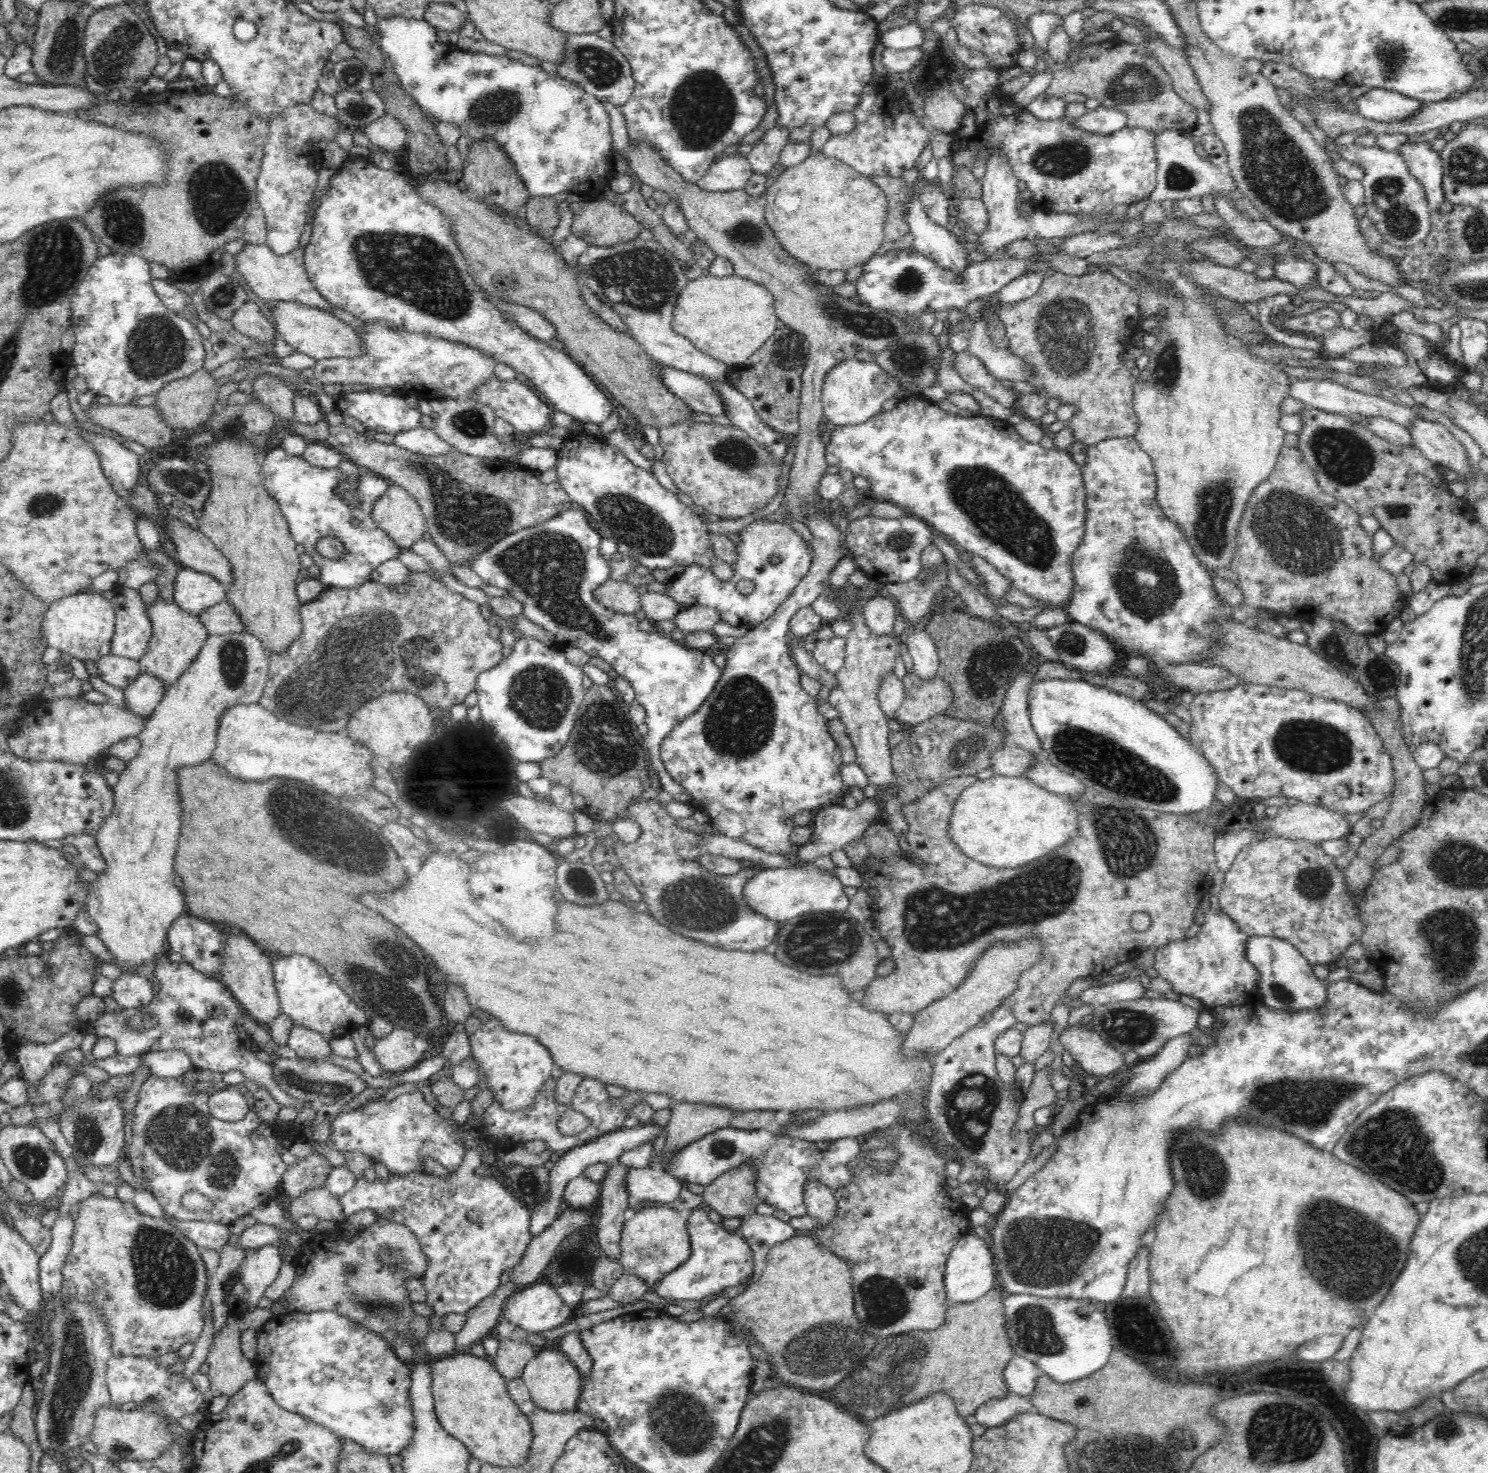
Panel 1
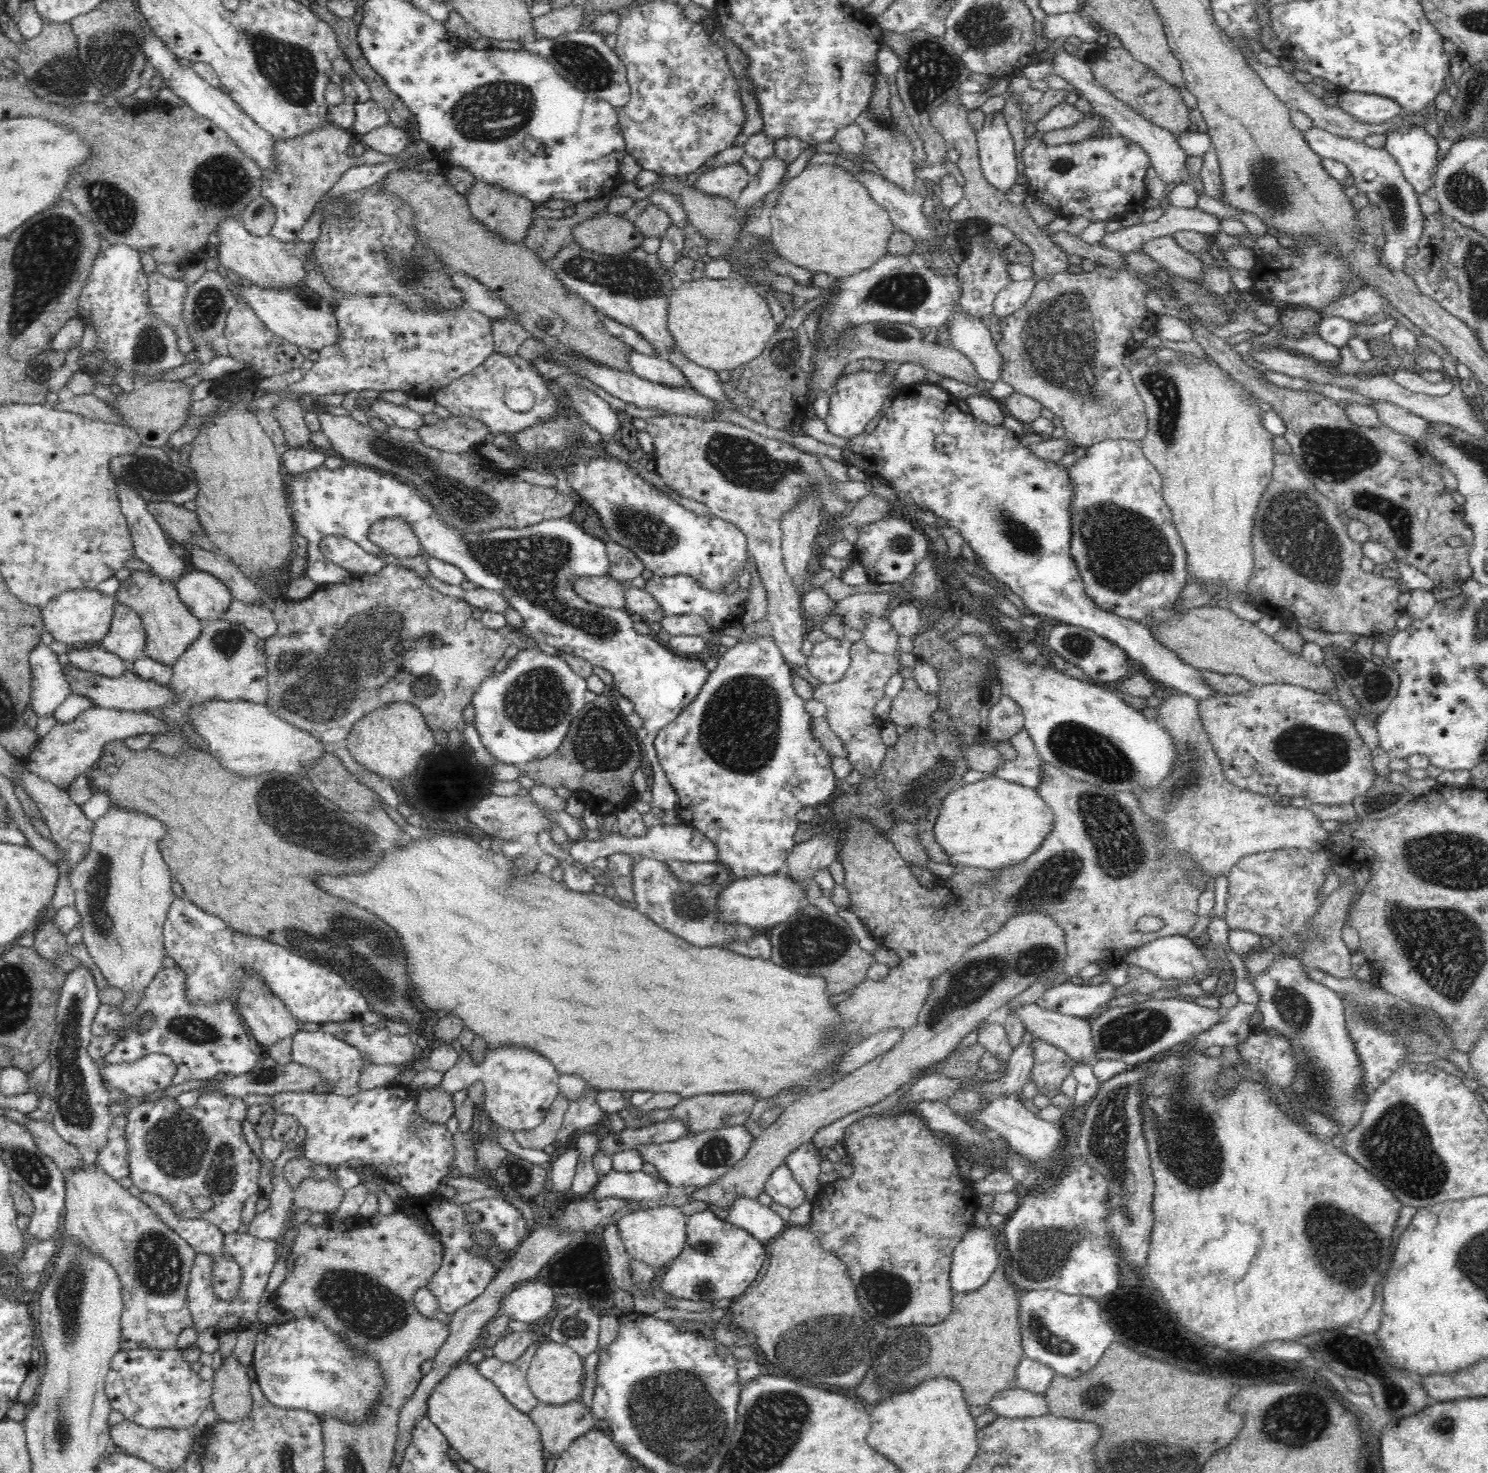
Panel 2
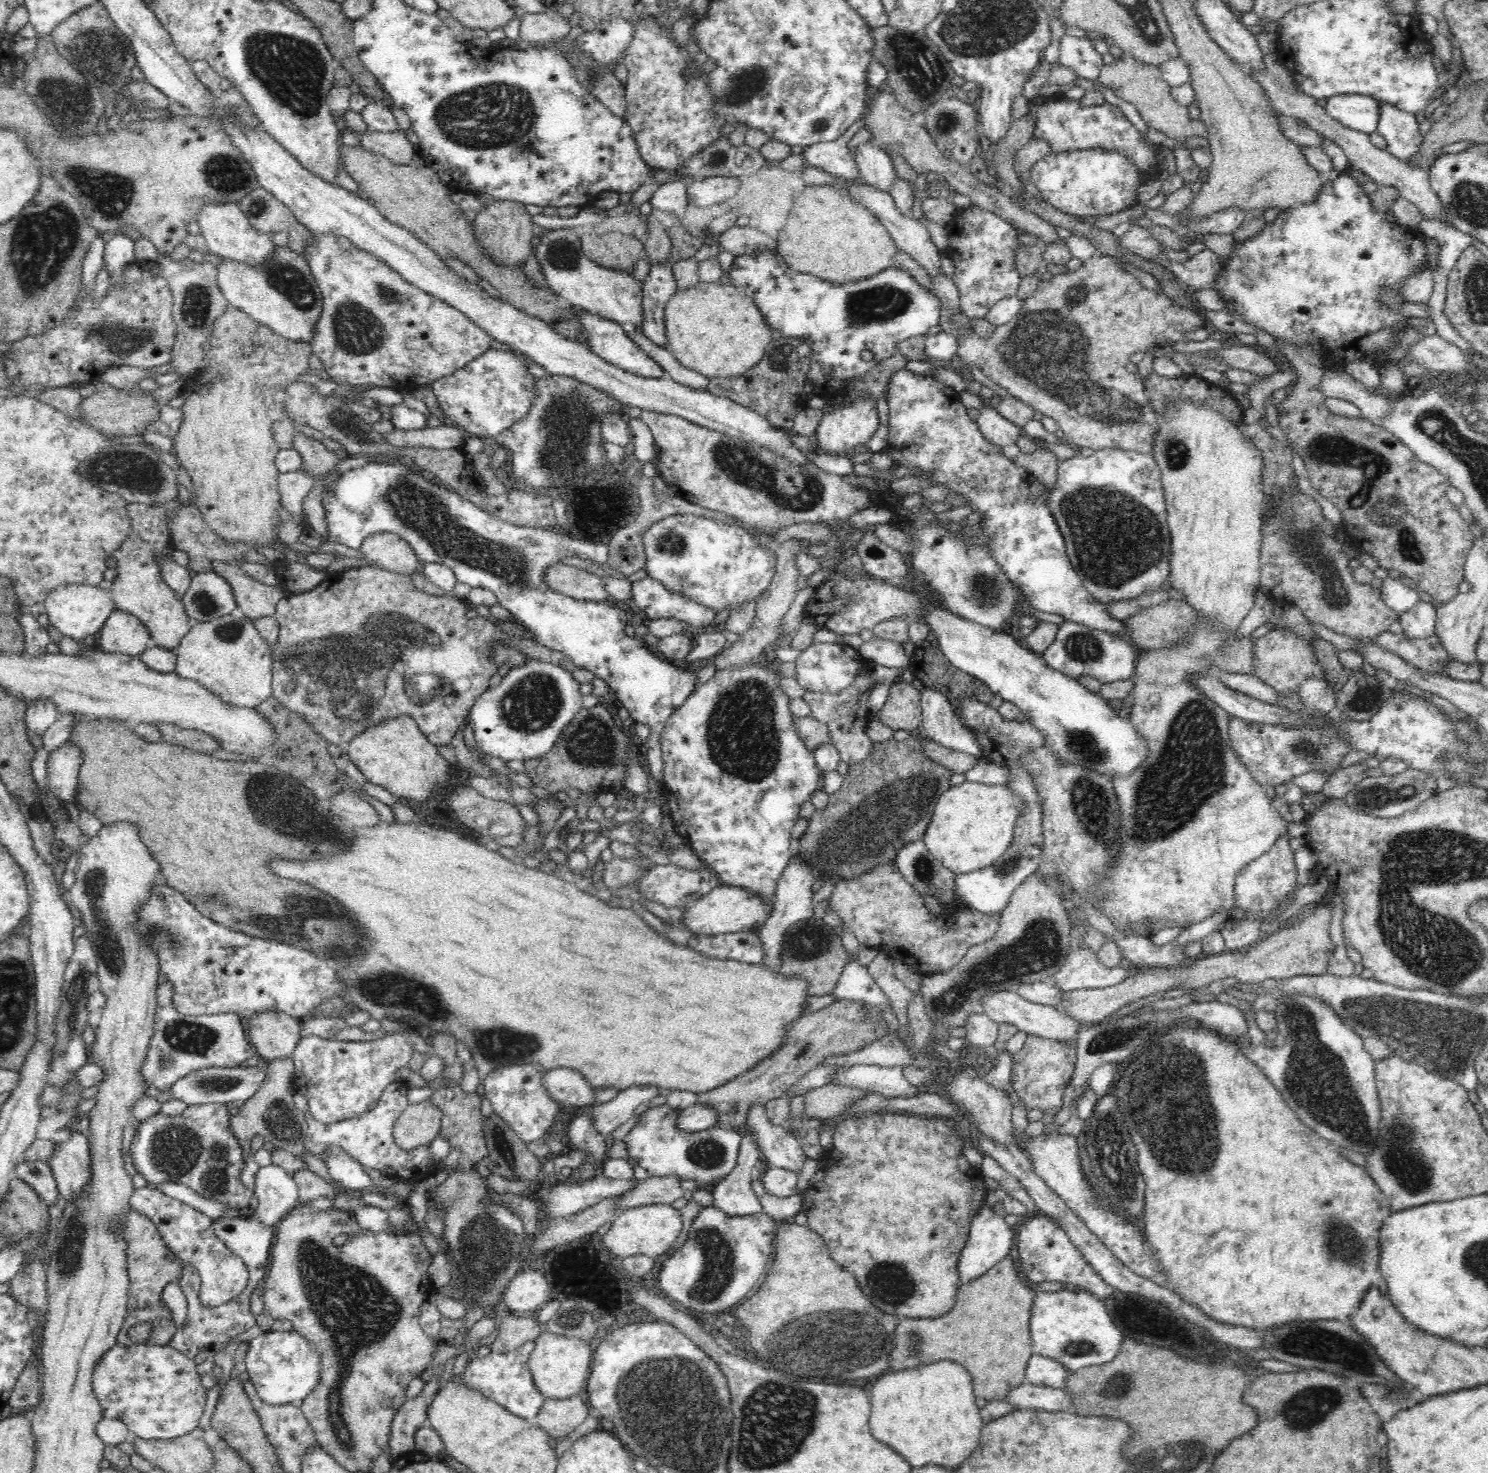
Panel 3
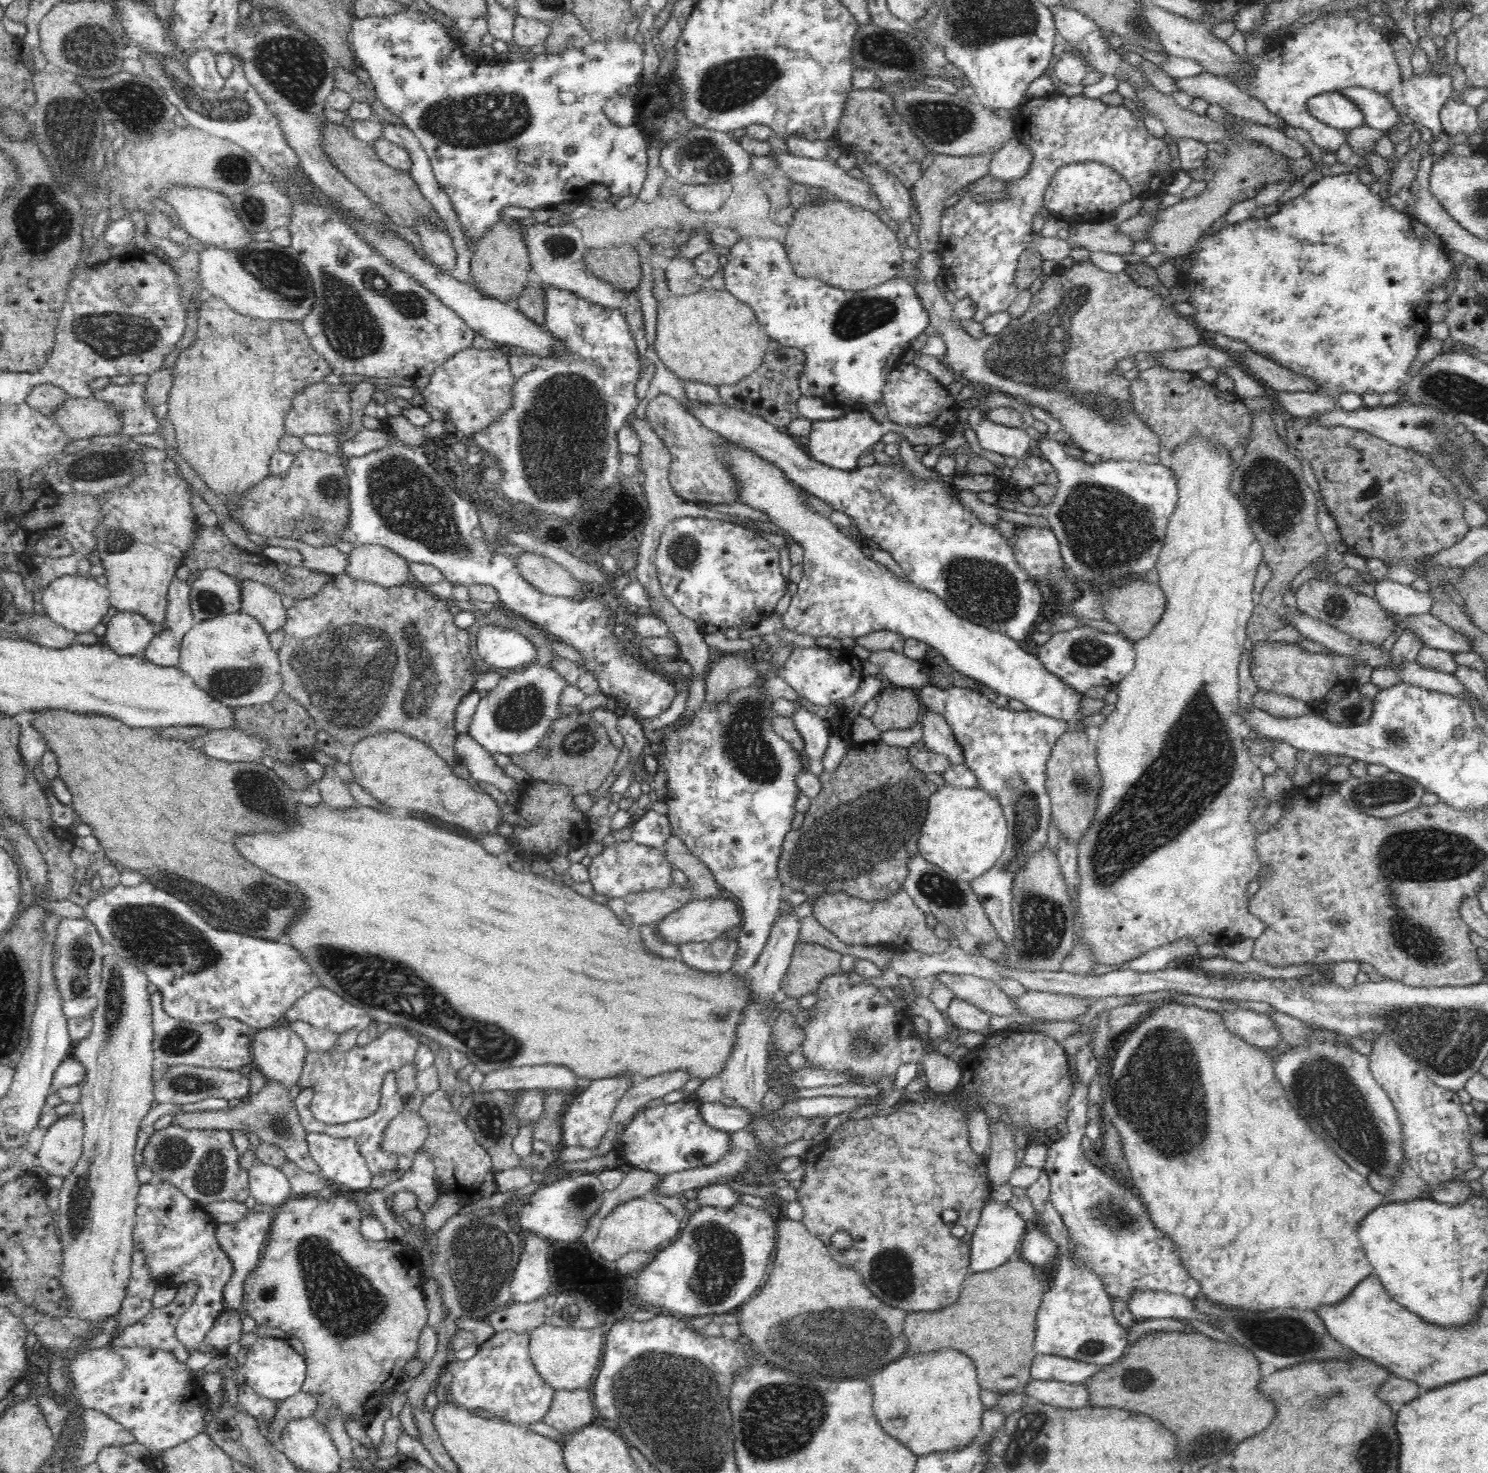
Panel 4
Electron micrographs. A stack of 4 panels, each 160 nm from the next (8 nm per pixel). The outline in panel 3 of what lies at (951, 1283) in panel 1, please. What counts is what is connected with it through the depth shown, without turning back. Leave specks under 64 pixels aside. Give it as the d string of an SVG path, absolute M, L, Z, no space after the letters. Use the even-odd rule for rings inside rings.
M984 1204L973 1218L969 1236L962 1249L957 1266L960 1280L963 1284L974 1280L974 1278L978 1278L978 1276L982 1276L989 1268L1004 1260L1006 1256L1013 1254L1014 1229L1004 1219L1006 1215L1007 1212L1004 1208L996 1210L994 1207Z

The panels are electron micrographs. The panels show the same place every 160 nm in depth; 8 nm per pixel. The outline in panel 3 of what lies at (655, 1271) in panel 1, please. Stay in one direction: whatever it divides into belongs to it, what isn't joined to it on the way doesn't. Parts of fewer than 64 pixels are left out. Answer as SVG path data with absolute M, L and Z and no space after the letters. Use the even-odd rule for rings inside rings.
M652 1204L627 1208L618 1216L614 1216L609 1230L602 1235L602 1242L610 1252L622 1258L643 1254L656 1259L667 1250L671 1250L680 1232L682 1232L682 1218L679 1210L674 1209L672 1205Z

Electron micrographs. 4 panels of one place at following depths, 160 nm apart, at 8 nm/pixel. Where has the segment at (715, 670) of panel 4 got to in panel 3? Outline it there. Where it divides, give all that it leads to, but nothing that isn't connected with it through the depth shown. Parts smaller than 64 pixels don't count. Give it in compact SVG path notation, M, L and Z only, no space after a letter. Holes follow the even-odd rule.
M792 539L783 541L781 545L777 545L778 564L776 564L776 576L774 582L770 584L768 592L758 600L756 605L756 618L754 620L754 628L746 634L742 635L742 640L736 641L734 644L726 645L718 654L714 656L713 665L715 670L727 669L731 666L754 665L759 660L759 656L764 651L772 648L773 642L780 637L781 623L788 612L789 606L794 602L797 596L796 581L799 573L796 570L796 562L794 557L801 551L804 552L804 545L801 540Z

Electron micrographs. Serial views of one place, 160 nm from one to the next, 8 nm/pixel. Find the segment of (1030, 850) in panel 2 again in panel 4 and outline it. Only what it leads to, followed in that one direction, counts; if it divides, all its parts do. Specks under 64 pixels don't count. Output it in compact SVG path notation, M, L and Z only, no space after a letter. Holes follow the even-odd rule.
M942 786L938 788L929 798L928 806L926 806L926 818L922 825L917 842L918 854L952 876L970 883L981 877L983 873L988 872L996 864L1007 843L1007 822L1001 804L985 789L978 787Z

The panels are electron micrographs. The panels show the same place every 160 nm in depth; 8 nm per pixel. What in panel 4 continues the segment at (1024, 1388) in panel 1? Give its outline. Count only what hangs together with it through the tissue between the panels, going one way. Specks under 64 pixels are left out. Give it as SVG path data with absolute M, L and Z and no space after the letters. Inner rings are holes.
M1035 1353L1031 1364L1031 1377L1034 1380L1059 1380L1068 1384L1084 1384L1103 1366L1084 1363L1079 1360Z

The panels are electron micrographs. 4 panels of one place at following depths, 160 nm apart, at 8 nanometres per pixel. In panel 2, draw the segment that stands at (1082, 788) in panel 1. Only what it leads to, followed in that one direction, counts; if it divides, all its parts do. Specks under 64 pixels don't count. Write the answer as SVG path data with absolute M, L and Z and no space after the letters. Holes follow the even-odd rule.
M1022 728L1016 736L1013 736L1010 743L1016 749L1016 758L1008 760L1002 768L994 774L983 773L983 778L1000 777L1012 782L1018 782L1022 786L1036 789L1044 780L1045 760L1035 747L1034 741L1030 738L1029 732Z

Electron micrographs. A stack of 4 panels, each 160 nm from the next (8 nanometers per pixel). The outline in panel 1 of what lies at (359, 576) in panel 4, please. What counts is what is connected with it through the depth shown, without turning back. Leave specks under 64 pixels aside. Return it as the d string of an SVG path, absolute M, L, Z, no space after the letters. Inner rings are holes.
M389 483L386 492L375 502L373 517L401 550L410 549L414 542L427 535L422 507L402 485Z

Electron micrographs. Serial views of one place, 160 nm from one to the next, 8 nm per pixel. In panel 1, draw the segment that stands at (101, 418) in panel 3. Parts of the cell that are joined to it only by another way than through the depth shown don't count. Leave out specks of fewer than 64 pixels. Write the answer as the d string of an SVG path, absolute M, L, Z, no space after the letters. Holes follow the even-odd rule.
M204 368L197 370L193 375L170 382L157 392L158 408L164 411L164 419L168 423L172 423L174 428L194 428L196 429L200 424L208 422L210 416L219 408L218 396L220 396L220 382L219 378L214 376L214 372Z

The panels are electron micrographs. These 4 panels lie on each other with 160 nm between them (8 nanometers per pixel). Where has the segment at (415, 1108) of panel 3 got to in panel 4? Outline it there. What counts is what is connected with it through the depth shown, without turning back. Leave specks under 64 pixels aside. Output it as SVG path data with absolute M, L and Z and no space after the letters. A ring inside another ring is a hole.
M408 1107L392 1118L378 1140L378 1147L390 1156L414 1155L424 1144L428 1129L419 1114L411 1114Z

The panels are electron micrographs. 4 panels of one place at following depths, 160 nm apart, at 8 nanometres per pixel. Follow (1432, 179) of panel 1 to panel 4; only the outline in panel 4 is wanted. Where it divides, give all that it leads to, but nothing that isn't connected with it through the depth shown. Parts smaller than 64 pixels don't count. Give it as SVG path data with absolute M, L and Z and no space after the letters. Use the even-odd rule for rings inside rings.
M1363 87L1346 88L1340 94L1348 97L1361 110L1366 125L1386 134L1399 124L1398 112L1386 96L1378 95L1378 92Z

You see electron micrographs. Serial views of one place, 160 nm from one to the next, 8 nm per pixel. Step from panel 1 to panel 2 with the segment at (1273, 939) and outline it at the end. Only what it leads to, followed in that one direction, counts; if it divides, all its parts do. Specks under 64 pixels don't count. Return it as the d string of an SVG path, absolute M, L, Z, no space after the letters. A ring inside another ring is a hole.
M1230 929L1229 945L1246 962L1252 986L1260 996L1256 1008L1263 1014L1262 1026L1284 1033L1298 1051L1301 1068L1294 1078L1295 1090L1302 1092L1306 1104L1322 1108L1338 1120L1344 1132L1357 1123L1365 1103L1360 1097L1361 1069L1346 1029L1342 999L1334 990L1310 979L1302 959L1286 955L1274 945L1260 944L1260 935ZM1354 1094L1358 1094L1358 1100L1352 1100Z

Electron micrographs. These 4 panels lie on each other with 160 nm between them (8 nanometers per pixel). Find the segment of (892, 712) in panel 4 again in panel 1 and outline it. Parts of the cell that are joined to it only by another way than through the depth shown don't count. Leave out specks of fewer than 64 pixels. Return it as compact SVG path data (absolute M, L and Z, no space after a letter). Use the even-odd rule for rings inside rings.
M914 668L903 678L906 699L897 710L895 718L904 726L916 726L944 715L954 702L954 690L946 677L938 674L922 678Z

